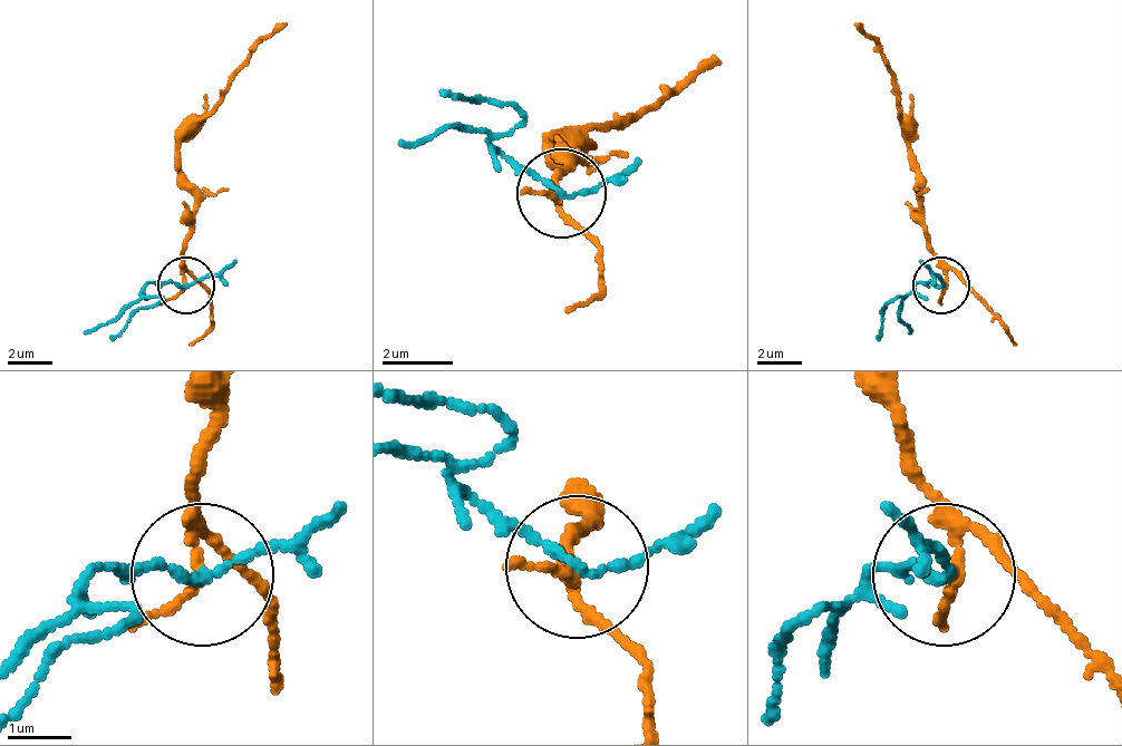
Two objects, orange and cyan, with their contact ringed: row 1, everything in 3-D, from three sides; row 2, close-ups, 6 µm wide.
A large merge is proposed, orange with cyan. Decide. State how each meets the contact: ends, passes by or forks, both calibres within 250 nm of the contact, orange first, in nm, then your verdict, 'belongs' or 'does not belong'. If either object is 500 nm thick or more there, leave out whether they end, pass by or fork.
orange forks | cyan passes by | 110/120 nm | does not belong

